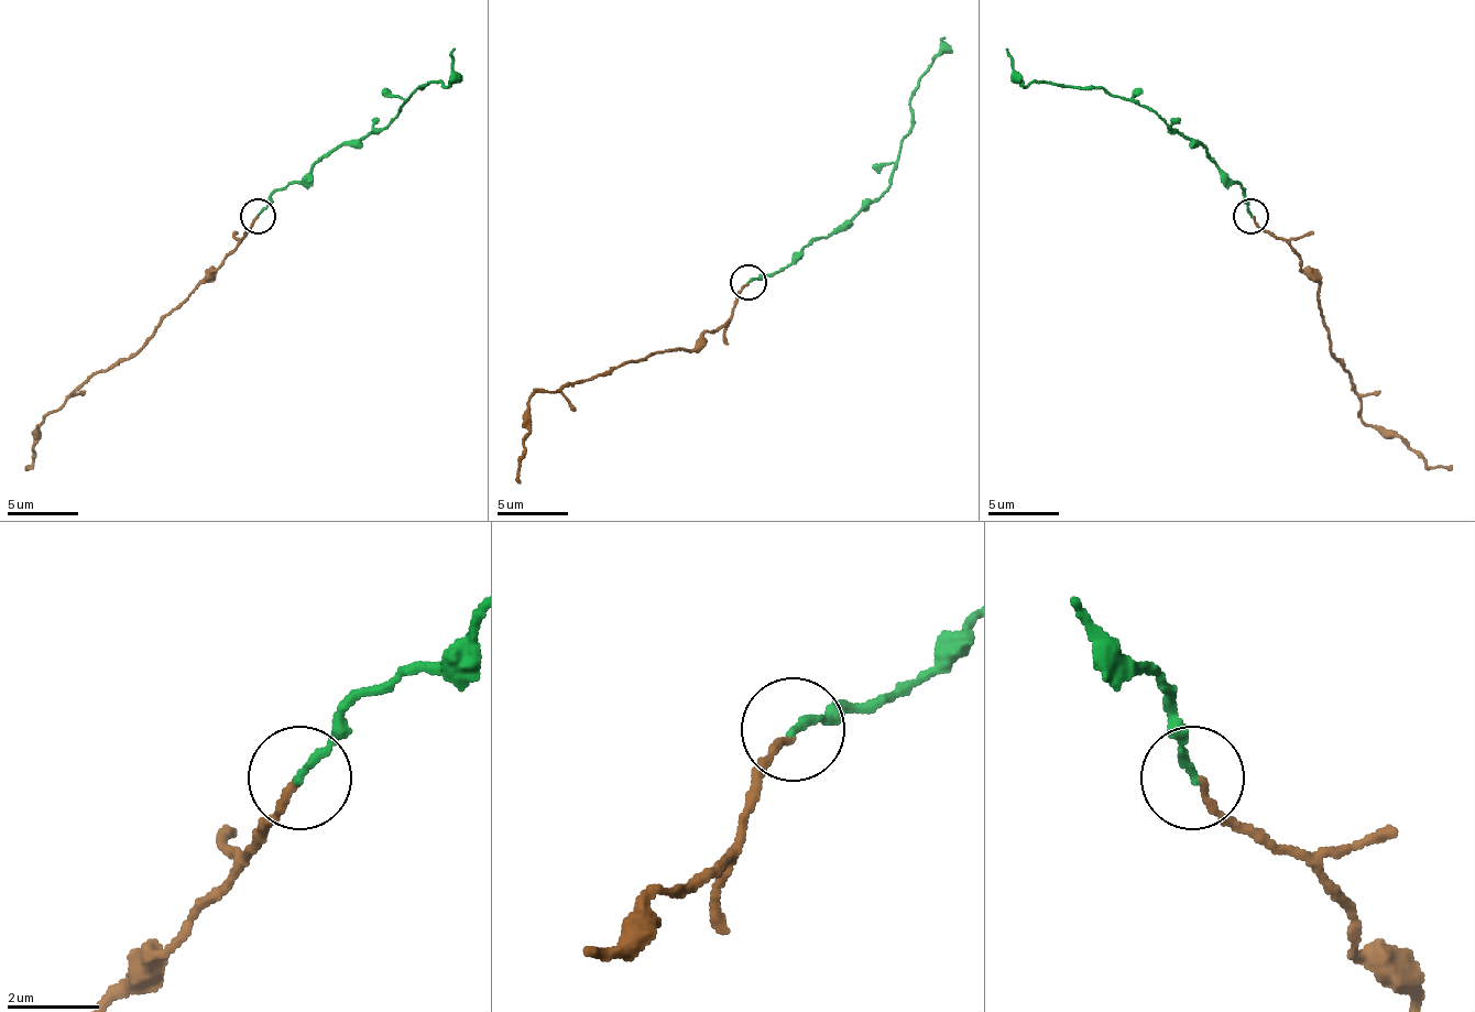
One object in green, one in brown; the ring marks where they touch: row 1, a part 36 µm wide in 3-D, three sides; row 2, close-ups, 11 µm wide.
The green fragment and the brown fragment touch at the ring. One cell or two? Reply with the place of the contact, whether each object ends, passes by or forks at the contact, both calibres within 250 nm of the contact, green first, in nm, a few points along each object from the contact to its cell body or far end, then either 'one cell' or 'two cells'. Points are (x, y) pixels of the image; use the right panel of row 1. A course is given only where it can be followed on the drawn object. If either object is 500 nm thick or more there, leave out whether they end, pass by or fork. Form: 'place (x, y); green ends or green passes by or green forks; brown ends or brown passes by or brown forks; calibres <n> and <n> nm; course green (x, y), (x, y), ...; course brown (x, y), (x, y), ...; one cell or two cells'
place (1250, 216); green ends; brown ends; calibres 180 and 150 nm; course green (1249, 217), (1246, 192), (1203, 145), (1176, 134), (1154, 113), (1096, 88), (1026, 85), (1005, 50); course brown (1254, 217), (1281, 238), (1318, 284), (1328, 348), (1350, 373), (1361, 416), (1399, 434), (1431, 466), (1452, 469); one cell

